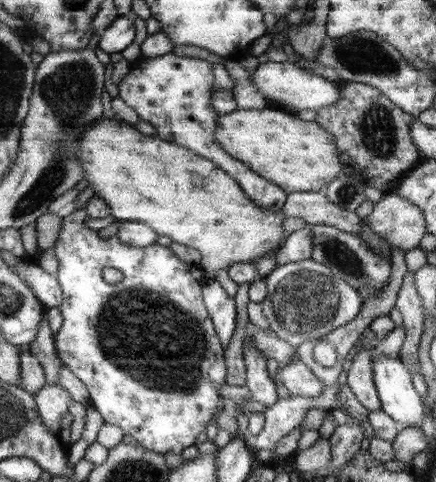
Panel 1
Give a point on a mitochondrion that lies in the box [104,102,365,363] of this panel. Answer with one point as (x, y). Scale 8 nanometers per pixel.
(305, 301)

